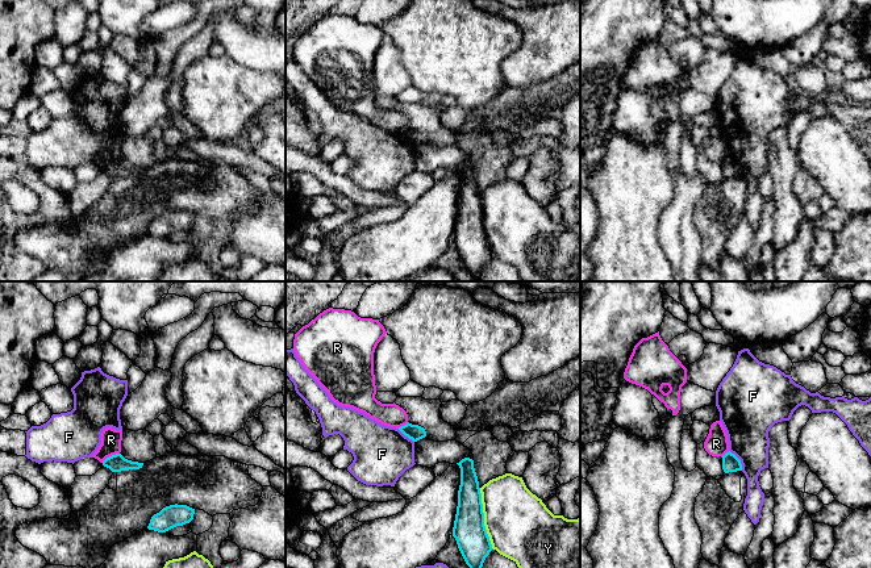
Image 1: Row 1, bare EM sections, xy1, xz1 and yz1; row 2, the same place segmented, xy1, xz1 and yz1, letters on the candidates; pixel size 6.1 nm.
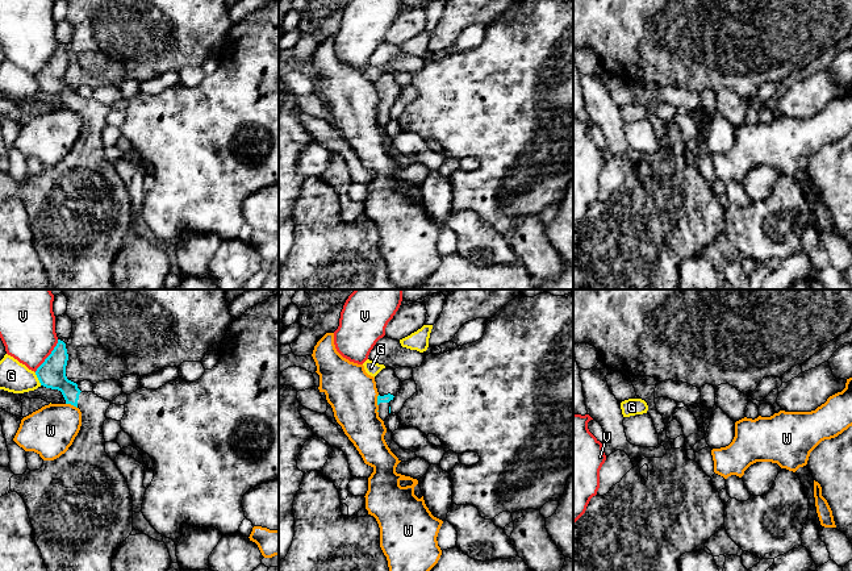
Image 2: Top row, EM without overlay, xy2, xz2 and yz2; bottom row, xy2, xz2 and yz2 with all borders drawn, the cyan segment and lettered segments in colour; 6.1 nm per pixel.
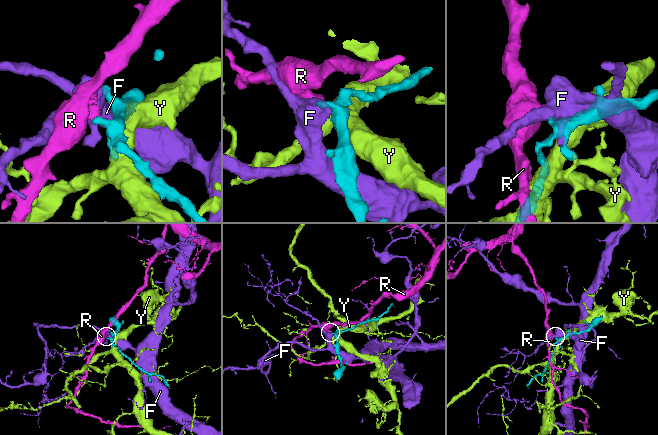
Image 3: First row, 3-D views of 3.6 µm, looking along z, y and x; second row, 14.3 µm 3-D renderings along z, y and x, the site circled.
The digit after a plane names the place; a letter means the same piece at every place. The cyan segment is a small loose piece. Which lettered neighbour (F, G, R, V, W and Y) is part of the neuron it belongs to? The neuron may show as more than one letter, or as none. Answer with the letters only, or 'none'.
none

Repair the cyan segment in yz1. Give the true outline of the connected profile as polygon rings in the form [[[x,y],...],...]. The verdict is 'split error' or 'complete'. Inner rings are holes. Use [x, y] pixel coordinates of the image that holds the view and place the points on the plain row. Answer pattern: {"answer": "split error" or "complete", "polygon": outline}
{"answer": "complete", "polygon": [[[729,156],[722,162],[722,175],[725,179],[742,176],[741,166]]]}

